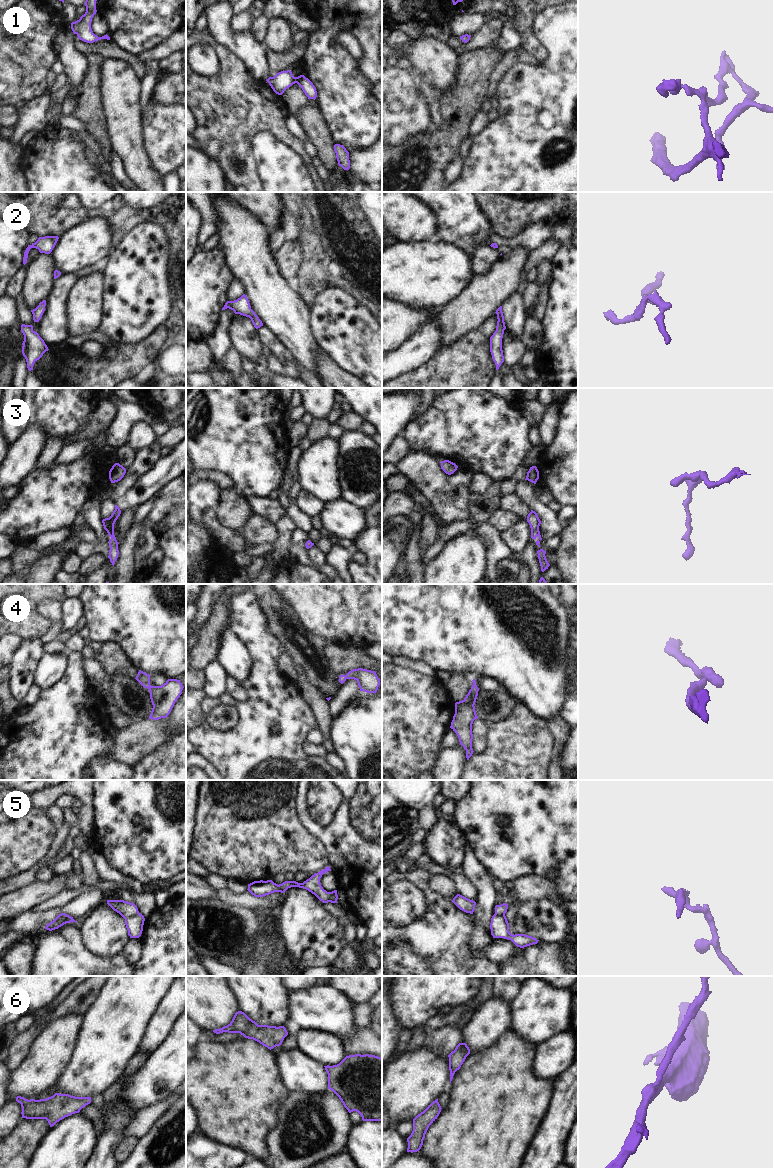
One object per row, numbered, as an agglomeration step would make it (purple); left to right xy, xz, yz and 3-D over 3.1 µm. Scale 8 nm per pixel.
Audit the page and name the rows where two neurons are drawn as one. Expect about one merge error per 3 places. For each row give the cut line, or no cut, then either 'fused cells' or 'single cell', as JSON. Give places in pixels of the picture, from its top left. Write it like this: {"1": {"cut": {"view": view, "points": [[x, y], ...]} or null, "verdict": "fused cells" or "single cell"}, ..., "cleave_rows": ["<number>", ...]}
{"1": {"cut": null, "verdict": "single cell"}, "2": {"cut": null, "verdict": "single cell"}, "3": {"cut": null, "verdict": "single cell"}, "4": {"cut": null, "verdict": "single cell"}, "5": {"cut": {"view": "xy", "points": [[138, 911], [125, 919]]}, "verdict": "fused cells"}, "6": {"cut": null, "verdict": "single cell"}, "cleave_rows": ["5"]}

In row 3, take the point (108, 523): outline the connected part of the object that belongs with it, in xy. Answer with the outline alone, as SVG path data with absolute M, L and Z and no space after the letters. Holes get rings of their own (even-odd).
M115 505L115 510L111 514L111 516L109 518L105 518L102 520L104 529L111 537L111 539L109 540L110 550L108 558L110 559L110 562L112 563L113 566L119 555L119 550L118 550L119 543L117 542L116 537L114 535L114 524L118 519L118 517L120 516L120 514L121 514L120 508L117 505Z

